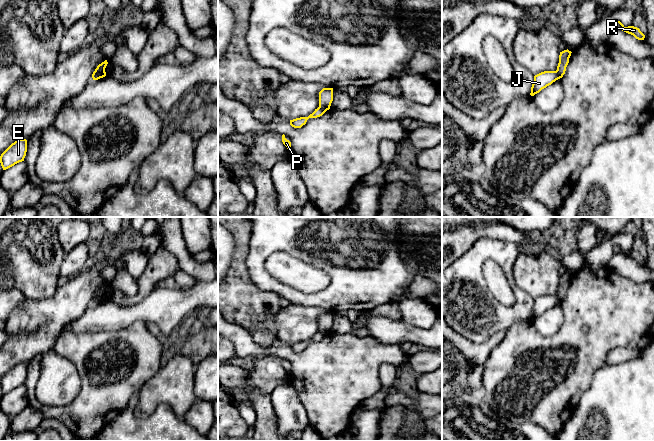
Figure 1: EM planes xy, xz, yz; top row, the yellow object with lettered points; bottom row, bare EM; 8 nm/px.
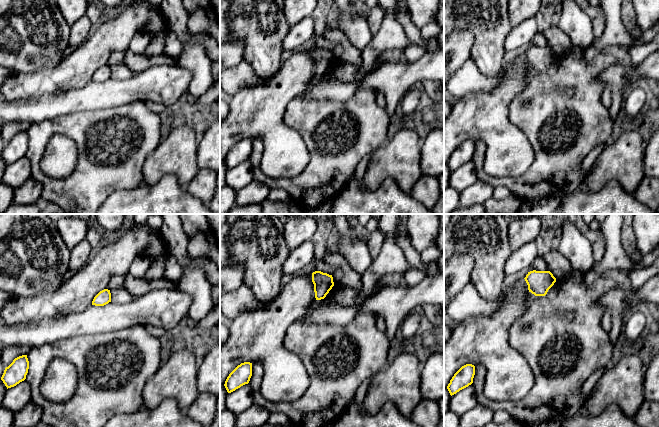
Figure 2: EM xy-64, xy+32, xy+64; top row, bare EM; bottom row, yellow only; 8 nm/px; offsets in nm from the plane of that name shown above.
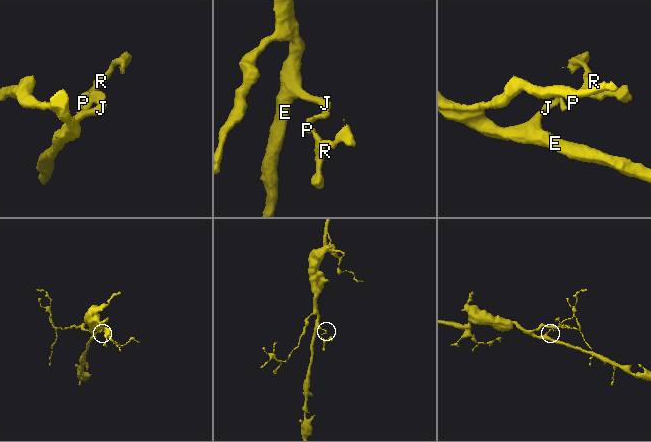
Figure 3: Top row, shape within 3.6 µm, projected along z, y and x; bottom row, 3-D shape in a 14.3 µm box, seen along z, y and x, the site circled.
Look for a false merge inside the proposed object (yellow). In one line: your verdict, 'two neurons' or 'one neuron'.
two neurons

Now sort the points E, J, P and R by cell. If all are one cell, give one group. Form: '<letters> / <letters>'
E J / P R

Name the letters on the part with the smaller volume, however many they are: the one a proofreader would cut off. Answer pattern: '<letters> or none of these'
P, R

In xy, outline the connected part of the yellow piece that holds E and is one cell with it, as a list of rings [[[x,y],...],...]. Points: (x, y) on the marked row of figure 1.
[[[19,139],[12,143],[0,156],[0,163],[3,170],[24,161],[27,152],[27,140]]]

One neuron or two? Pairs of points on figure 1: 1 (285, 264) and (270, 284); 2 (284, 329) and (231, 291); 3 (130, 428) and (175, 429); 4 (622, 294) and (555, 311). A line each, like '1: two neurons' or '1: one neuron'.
1: two neurons
2: two neurons
3: one neuron
4: two neurons

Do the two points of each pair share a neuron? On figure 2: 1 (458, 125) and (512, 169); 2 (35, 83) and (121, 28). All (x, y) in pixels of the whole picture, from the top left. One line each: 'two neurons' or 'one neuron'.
1: one neuron
2: one neuron

